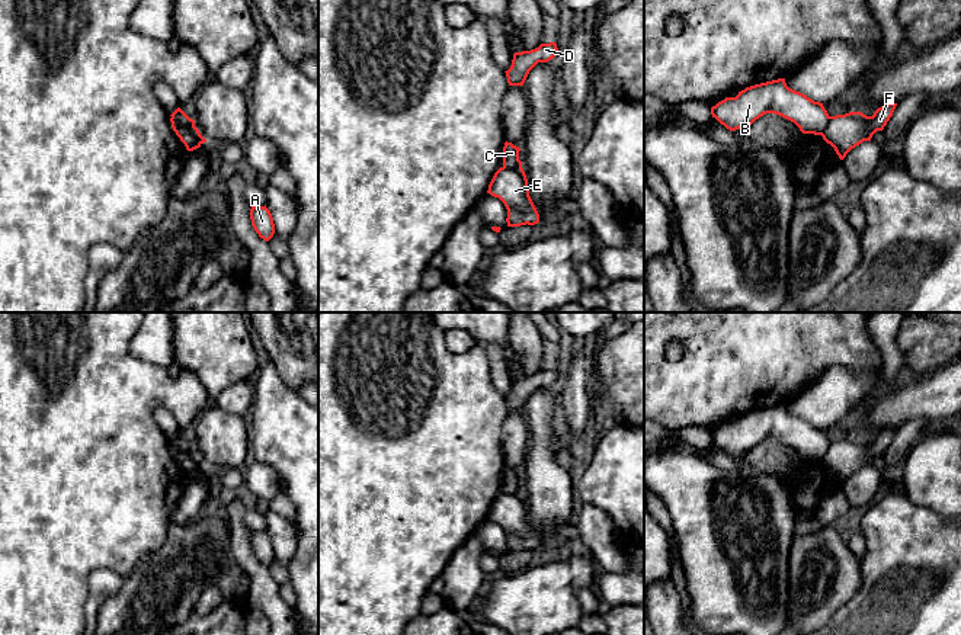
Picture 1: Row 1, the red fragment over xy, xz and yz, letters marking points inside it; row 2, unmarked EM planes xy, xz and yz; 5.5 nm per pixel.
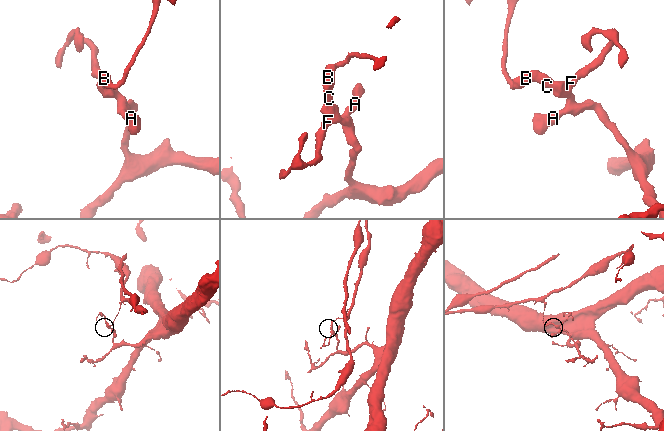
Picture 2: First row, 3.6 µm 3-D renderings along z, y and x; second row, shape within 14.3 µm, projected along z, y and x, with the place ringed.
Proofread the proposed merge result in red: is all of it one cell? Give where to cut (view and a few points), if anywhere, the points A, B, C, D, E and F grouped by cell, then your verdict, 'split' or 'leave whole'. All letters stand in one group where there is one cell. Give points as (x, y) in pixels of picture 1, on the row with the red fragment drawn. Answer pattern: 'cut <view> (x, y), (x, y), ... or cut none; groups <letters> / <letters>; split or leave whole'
cut xy (172, 116), (182, 125), (194, 127); groups A E F / B C D; split

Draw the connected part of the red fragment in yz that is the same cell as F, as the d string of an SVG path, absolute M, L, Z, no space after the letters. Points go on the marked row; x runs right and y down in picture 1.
M887 103L878 108L872 116L866 116L862 112L830 116L821 137L835 148L839 158L843 160L852 148L864 141L871 141L877 131L884 129L896 106L897 103Z

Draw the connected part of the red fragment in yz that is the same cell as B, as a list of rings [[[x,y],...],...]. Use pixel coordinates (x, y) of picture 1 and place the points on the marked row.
[[[778,78],[746,87],[736,97],[725,97],[711,108],[711,115],[730,131],[752,125],[766,113],[779,115],[794,122],[803,134],[821,135],[829,124],[829,113],[823,103],[814,102],[805,94],[789,89],[785,78]]]

